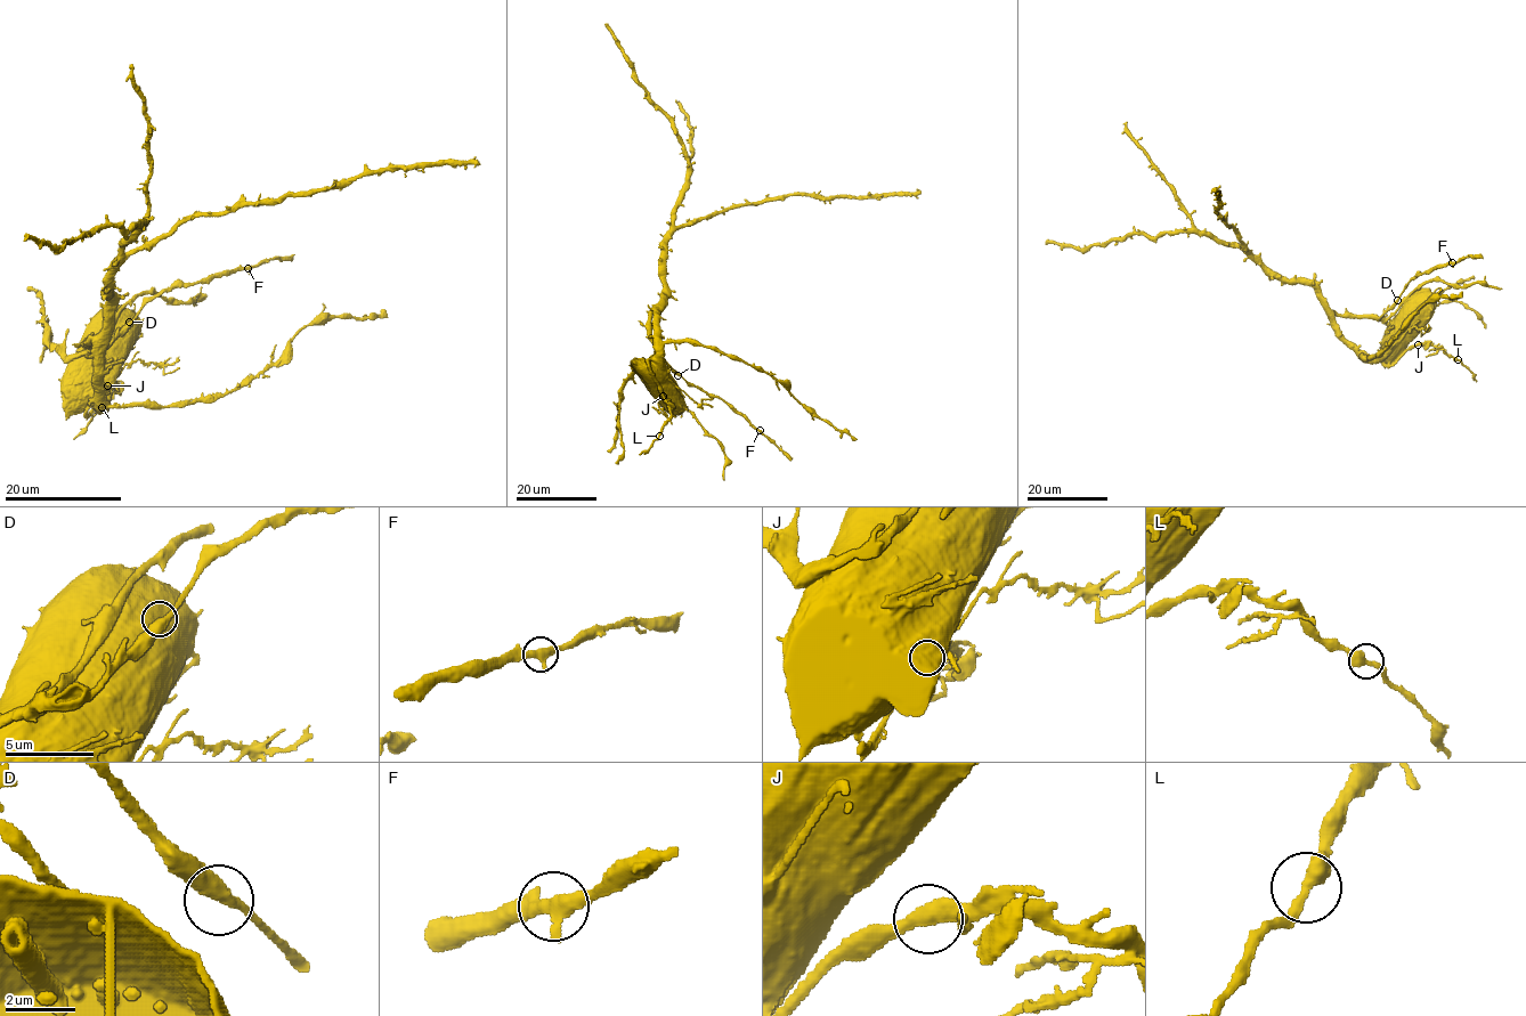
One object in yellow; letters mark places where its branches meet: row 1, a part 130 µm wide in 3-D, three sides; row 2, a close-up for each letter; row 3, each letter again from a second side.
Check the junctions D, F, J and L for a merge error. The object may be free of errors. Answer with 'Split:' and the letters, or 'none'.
Split: none

